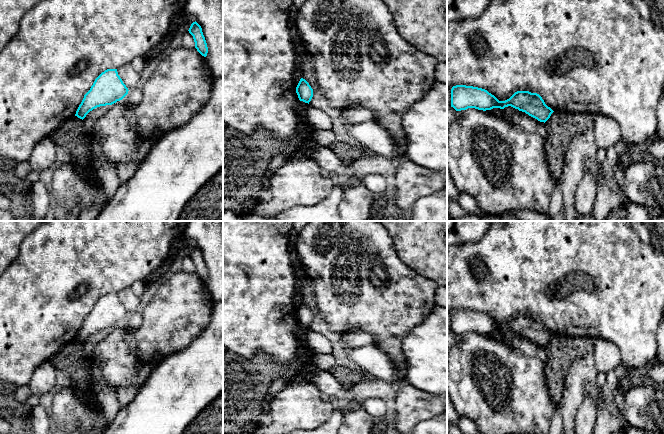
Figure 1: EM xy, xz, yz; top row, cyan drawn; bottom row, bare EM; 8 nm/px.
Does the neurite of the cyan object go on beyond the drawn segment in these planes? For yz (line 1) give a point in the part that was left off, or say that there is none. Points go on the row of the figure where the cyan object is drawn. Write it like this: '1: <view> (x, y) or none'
1: none

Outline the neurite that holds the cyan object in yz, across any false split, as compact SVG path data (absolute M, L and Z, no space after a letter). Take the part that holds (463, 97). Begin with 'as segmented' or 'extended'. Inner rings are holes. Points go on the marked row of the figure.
as segmented; M456 85L451 89L451 107L456 111L466 110L468 108L486 111L493 108L504 109L508 106L525 112L529 116L544 123L554 112L545 104L539 94L529 91L517 91L509 99L499 101L494 95L482 88Z

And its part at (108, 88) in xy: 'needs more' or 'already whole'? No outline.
already whole

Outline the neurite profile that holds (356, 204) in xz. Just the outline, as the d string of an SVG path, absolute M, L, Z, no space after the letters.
M362 179L344 191L338 206L341 221L366 221L369 219L373 195Z

